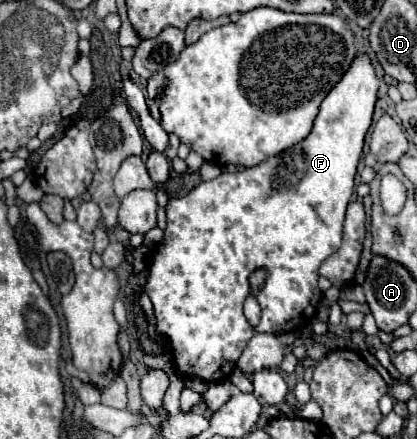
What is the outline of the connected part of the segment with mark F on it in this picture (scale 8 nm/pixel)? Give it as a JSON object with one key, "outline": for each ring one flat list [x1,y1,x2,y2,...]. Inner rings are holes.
{"outline":[[358,55,354,65,346,71,346,77,342,77,322,101,314,127,304,141,256,167,222,173,212,181,202,181,186,197,168,197,168,225,158,247,150,251,146,293,154,305,156,331,170,339,174,363,182,377,194,375,206,383,226,381,254,333,288,333,310,323,316,315,322,297,318,289,318,267,342,245,344,211,354,193,356,165,362,155,364,135,372,121,376,91,378,79,374,67,366,55],[326,217,330,221,338,217,340,223,326,223],[256,267,268,267,268,279,256,297,262,317,260,323,252,327,242,313,242,305,250,293,248,275]]}

